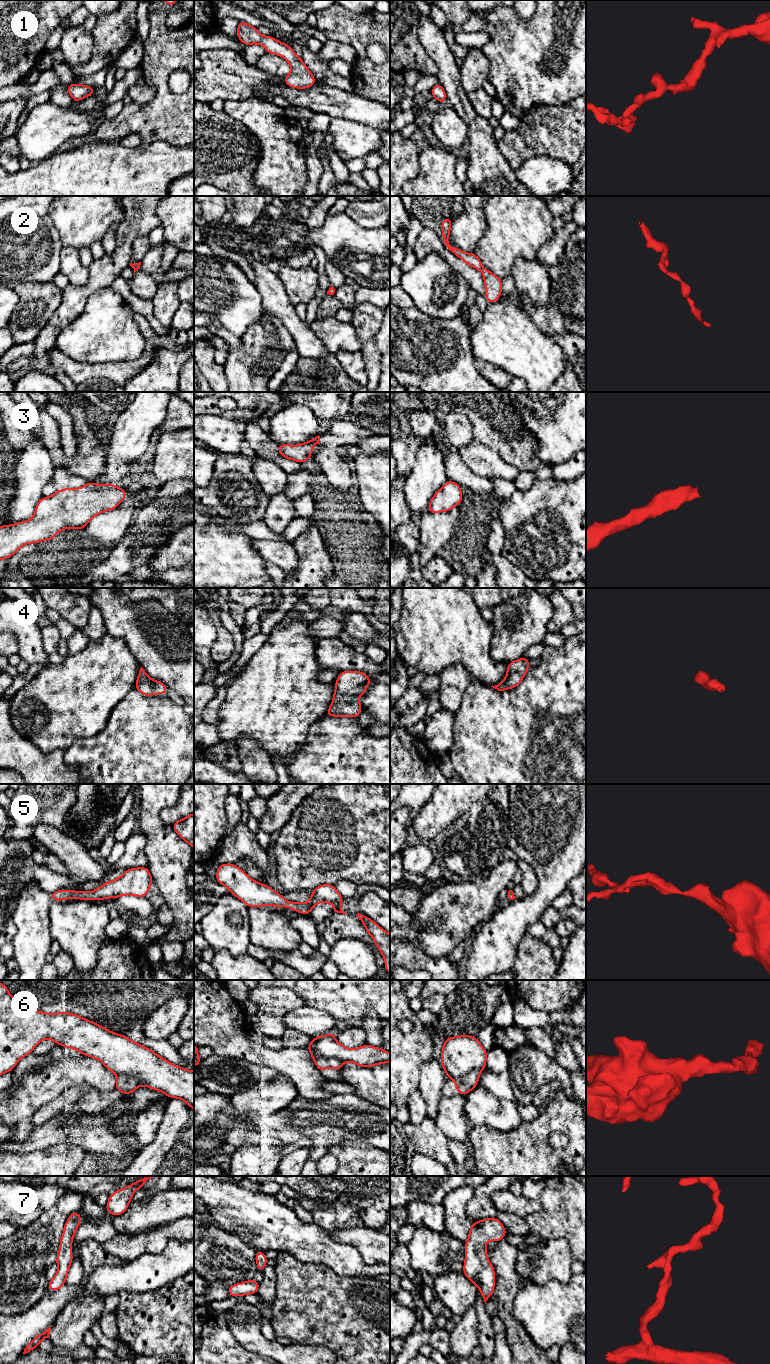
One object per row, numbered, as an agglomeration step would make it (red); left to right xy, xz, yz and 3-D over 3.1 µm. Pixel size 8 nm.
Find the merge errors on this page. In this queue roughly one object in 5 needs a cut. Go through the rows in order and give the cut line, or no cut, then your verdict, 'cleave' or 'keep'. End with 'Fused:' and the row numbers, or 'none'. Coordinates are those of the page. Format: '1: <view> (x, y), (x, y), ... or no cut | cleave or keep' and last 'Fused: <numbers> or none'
1: no cut | keep
2: no cut | keep
3: no cut | keep
4: no cut | keep
5: no cut | keep
6: xz (314, 1059), (318, 1056), (323, 1056), (336, 1058), (342, 1062) | cleave
7: no cut | keep
Fused: 6

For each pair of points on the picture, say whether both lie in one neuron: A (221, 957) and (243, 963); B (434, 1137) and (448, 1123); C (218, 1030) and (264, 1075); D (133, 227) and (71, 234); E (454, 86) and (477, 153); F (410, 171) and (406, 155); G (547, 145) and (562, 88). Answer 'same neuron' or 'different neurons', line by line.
A: same neuron
B: different neurons
C: different neurons
D: different neurons
E: same neuron
F: same neuron
G: different neurons

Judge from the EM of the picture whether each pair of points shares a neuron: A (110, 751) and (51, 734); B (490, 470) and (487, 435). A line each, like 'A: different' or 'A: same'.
A: different
B: different

